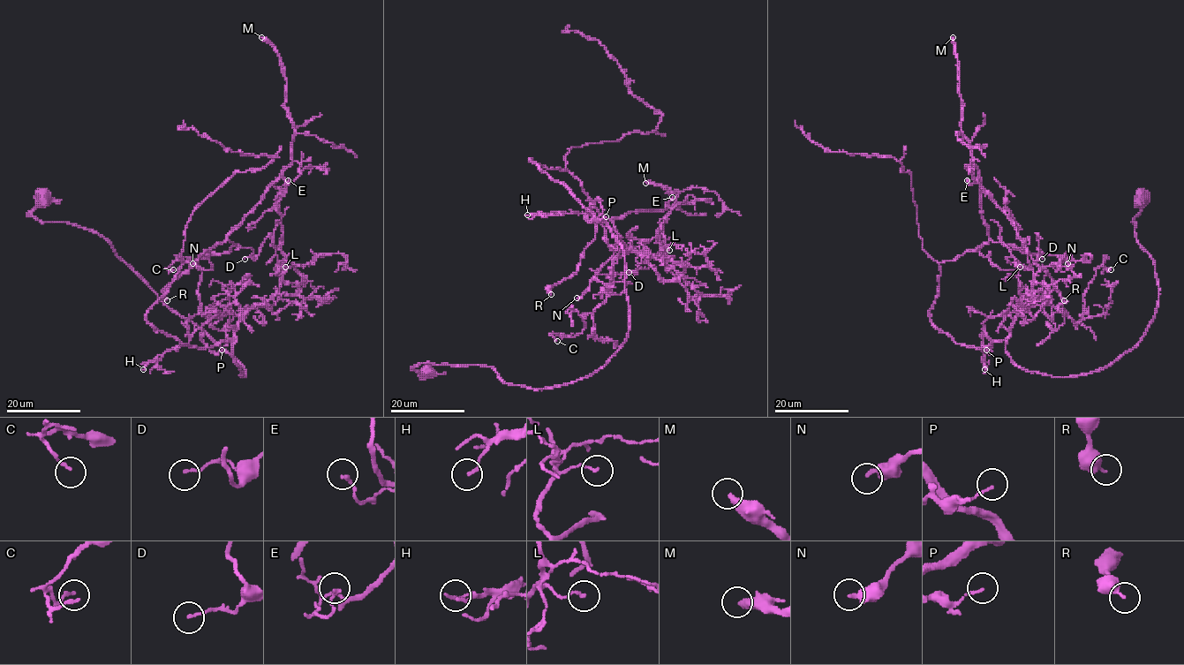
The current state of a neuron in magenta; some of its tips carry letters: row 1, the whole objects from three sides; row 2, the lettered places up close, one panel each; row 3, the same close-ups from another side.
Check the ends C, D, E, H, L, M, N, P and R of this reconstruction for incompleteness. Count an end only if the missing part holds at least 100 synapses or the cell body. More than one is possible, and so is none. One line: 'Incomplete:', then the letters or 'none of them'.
Incomplete: M

